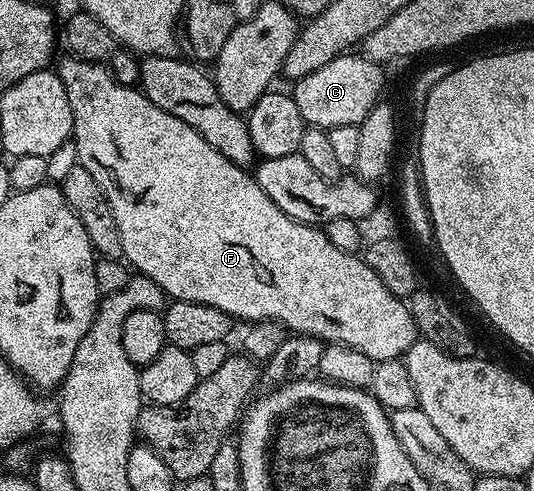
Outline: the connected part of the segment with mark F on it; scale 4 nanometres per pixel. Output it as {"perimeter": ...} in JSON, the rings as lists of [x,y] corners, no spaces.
{"perimeter":[[[65,56],[61,67],[56,67],[55,72],[61,78],[63,88],[67,92],[67,100],[71,104],[73,117],[71,141],[77,149],[77,161],[83,168],[87,168],[87,172],[91,172],[91,176],[95,176],[95,184],[99,184],[105,199],[109,202],[111,212],[115,216],[115,224],[119,228],[124,261],[140,277],[149,278],[155,284],[159,284],[162,292],[172,301],[207,304],[211,308],[219,308],[219,312],[227,312],[234,320],[241,321],[242,318],[245,324],[279,322],[286,331],[293,334],[308,334],[311,338],[320,338],[325,344],[330,342],[347,344],[363,352],[363,356],[371,356],[375,363],[401,358],[409,351],[411,344],[418,341],[417,325],[408,305],[395,297],[387,288],[387,284],[379,280],[379,276],[375,276],[375,272],[366,264],[364,257],[339,252],[339,248],[335,248],[335,244],[327,240],[324,229],[284,214],[275,204],[275,200],[271,200],[271,196],[267,196],[267,192],[259,188],[256,177],[248,169],[235,165],[231,160],[227,160],[227,156],[223,156],[223,152],[211,148],[211,144],[207,144],[207,140],[203,140],[203,136],[199,136],[199,132],[195,132],[191,124],[183,124],[183,120],[171,116],[171,112],[155,108],[155,104],[151,104],[151,100],[147,100],[147,96],[141,93],[140,89],[116,81],[114,75],[104,65],[83,62],[76,56]]]}

